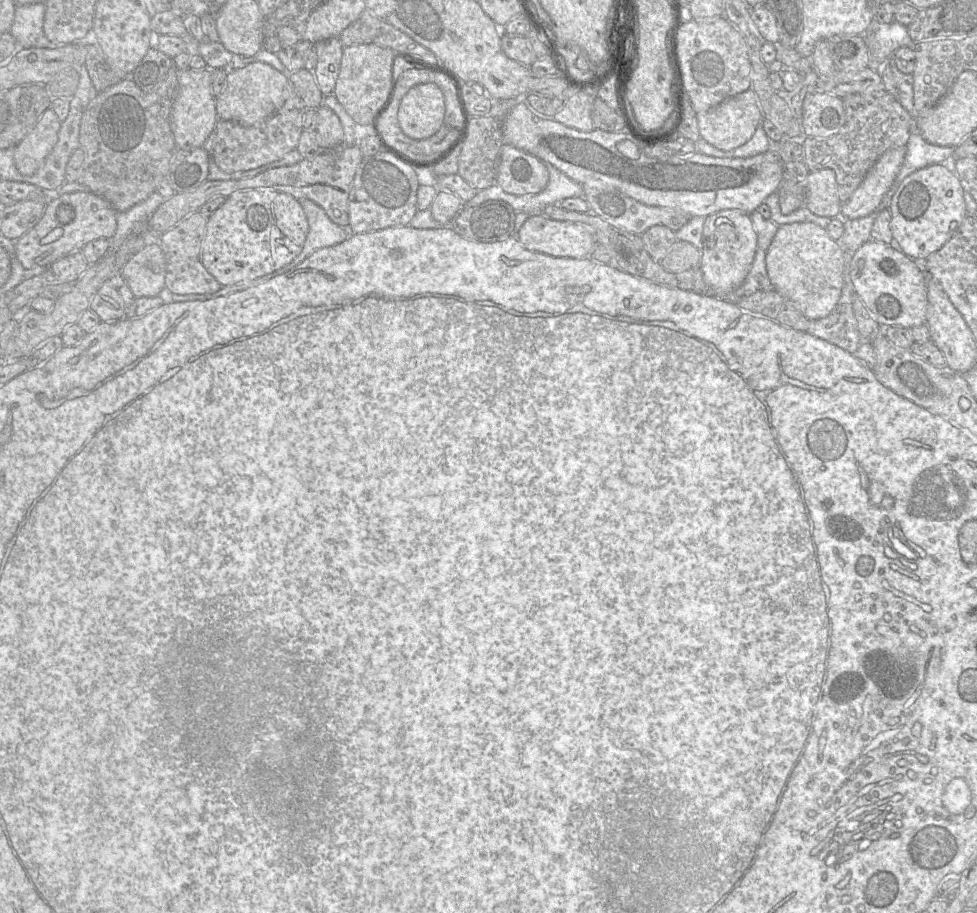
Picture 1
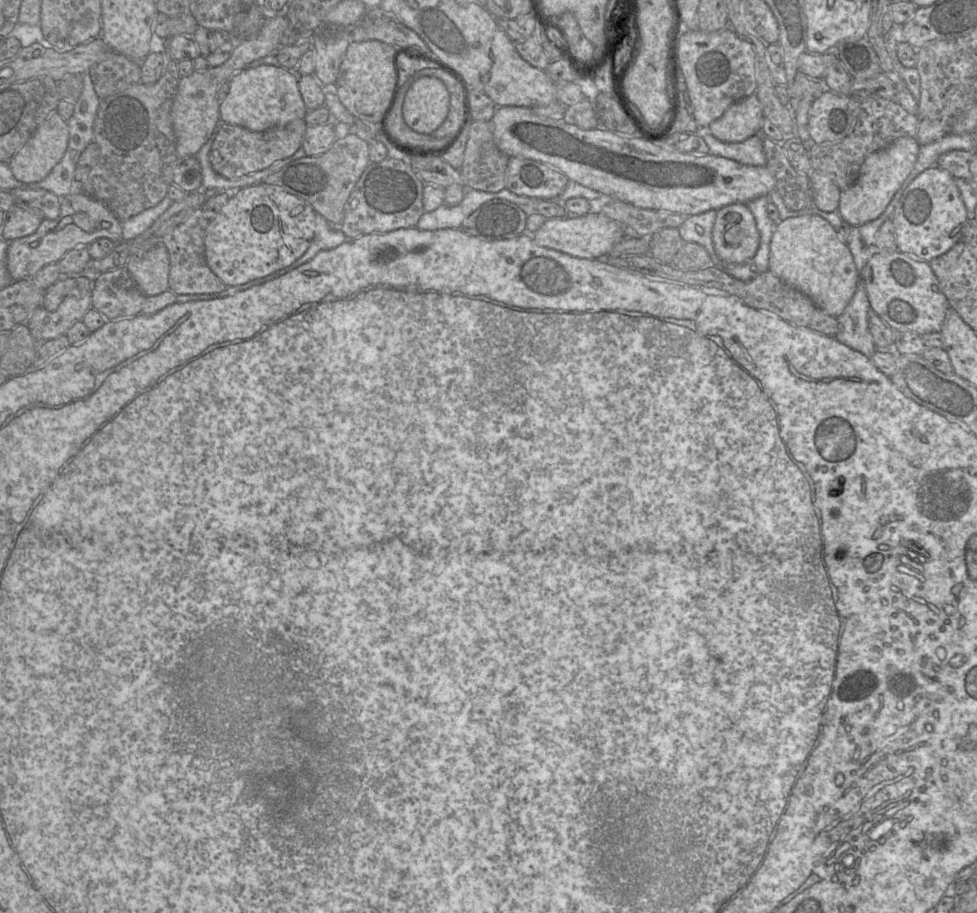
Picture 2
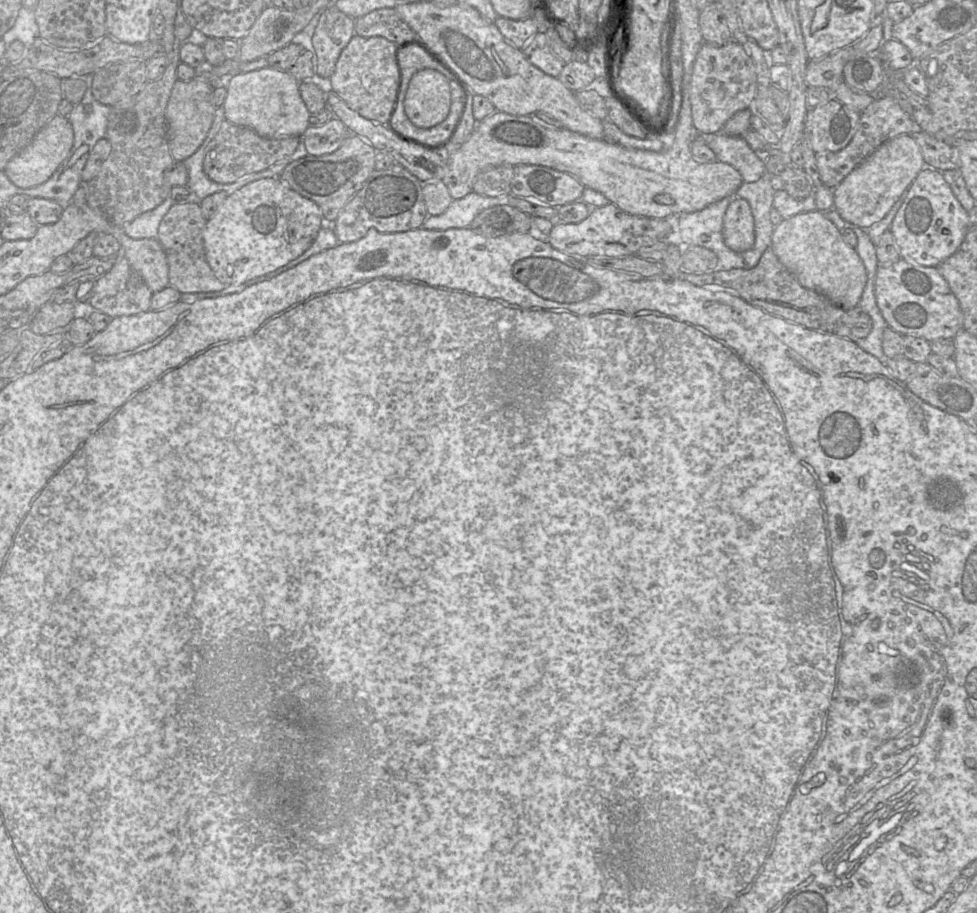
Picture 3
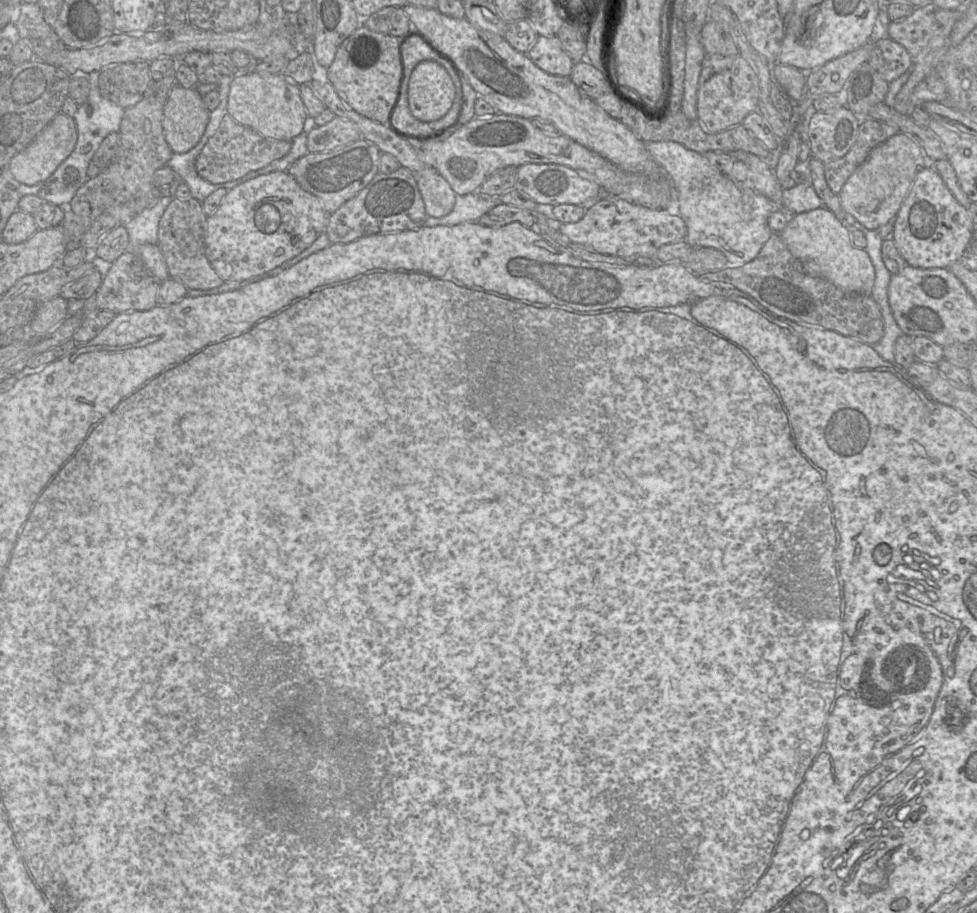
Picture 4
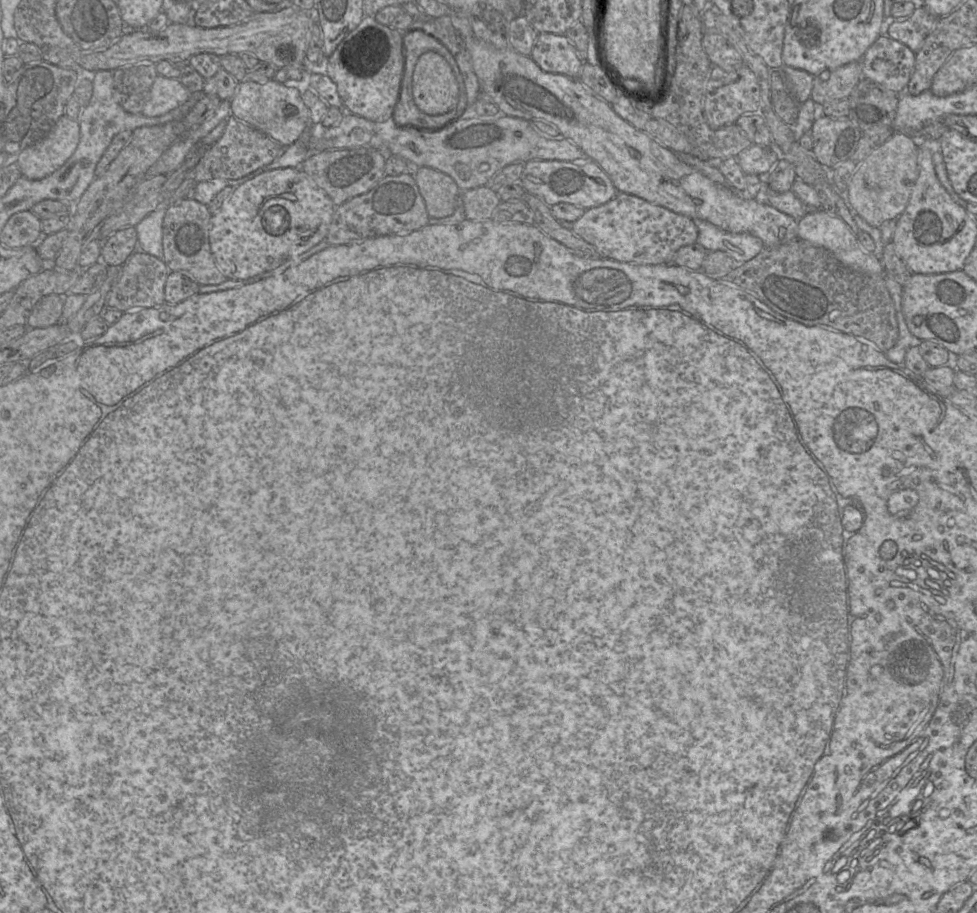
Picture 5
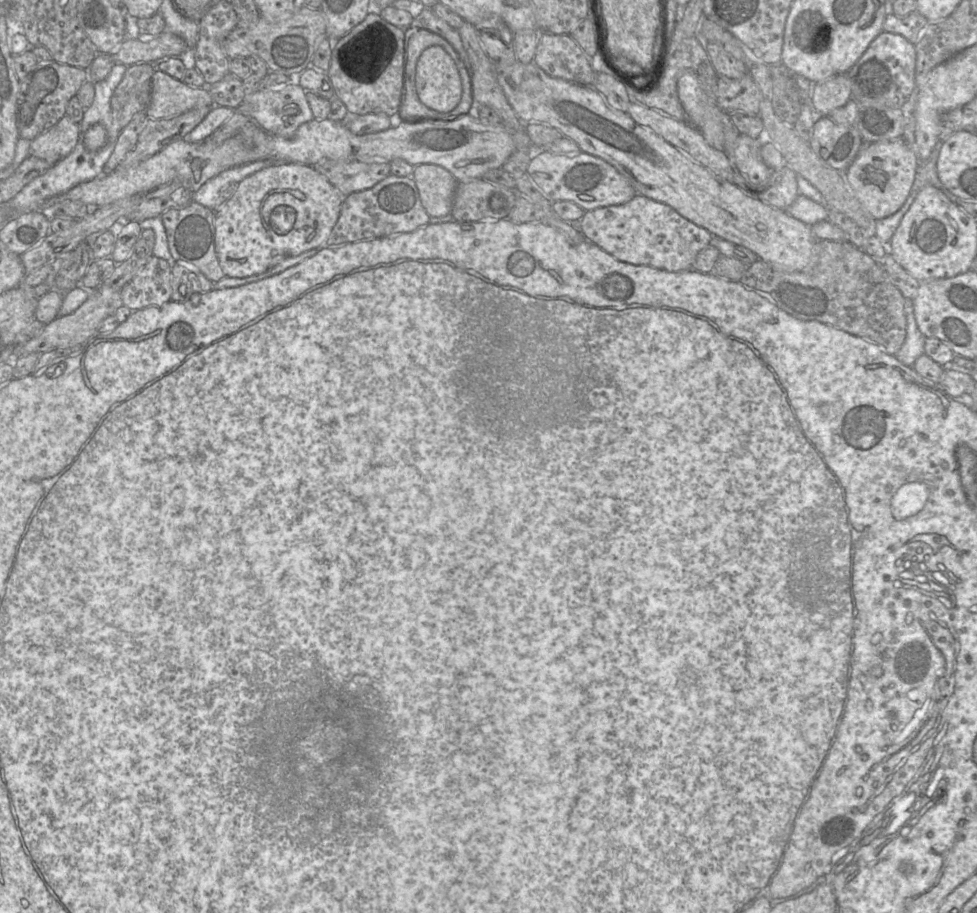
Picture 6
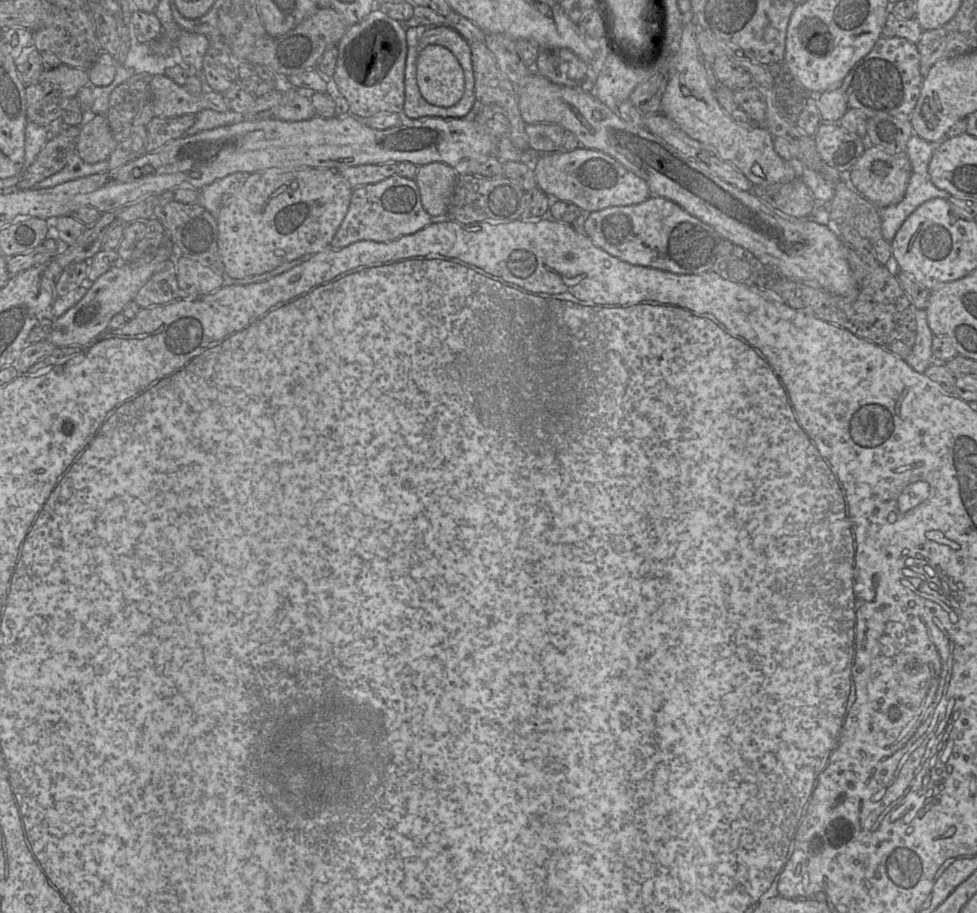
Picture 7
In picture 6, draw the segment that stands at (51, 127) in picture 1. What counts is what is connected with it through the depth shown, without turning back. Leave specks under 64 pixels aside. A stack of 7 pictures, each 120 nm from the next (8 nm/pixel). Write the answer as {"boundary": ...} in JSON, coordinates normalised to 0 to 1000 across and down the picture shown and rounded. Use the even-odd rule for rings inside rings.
{"boundary":[[[67,126],[48,145],[32,154],[31,170],[57,180],[77,162],[81,147],[81,136]]]}

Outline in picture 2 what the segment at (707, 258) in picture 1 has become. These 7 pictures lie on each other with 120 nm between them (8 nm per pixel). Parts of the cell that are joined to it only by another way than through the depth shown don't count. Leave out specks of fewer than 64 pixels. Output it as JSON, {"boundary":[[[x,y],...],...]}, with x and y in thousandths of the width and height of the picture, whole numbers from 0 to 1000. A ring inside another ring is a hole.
{"boundary":[[[750,222],[734,230],[729,263],[733,279],[742,289],[760,288],[773,279],[778,257],[765,223]]]}

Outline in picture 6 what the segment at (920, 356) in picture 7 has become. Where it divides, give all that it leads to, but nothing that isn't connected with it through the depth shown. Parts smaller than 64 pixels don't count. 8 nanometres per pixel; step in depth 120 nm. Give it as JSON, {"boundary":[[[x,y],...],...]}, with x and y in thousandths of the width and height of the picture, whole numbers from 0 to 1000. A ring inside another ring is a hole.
{"boundary":[[[926,326],[926,344],[928,349],[927,370],[915,390],[923,399],[933,402],[938,393],[944,388],[947,388],[946,378],[948,368],[943,365],[939,357],[934,329],[929,326]]]}

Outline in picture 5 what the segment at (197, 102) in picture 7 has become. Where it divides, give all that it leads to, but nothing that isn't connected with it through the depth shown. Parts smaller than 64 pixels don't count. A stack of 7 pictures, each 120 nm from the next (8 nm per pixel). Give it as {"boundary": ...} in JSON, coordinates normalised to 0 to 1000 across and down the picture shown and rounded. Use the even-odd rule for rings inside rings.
{"boundary":[[[161,82],[144,124],[151,128],[168,126],[189,113],[194,105],[195,101],[183,87]]]}

